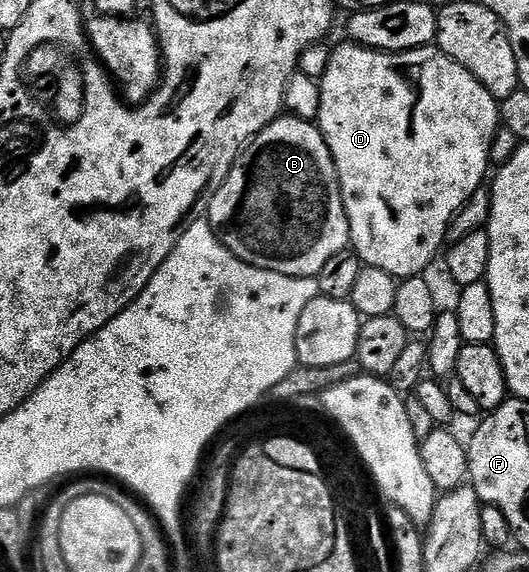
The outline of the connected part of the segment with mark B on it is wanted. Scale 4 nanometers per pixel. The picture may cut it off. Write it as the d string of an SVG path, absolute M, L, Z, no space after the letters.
M286 114L271 122L263 132L245 145L234 159L229 174L209 197L208 219L214 233L236 258L257 268L289 276L318 277L320 270L336 254L347 251L350 227L342 201L338 171L326 139L317 123Z

